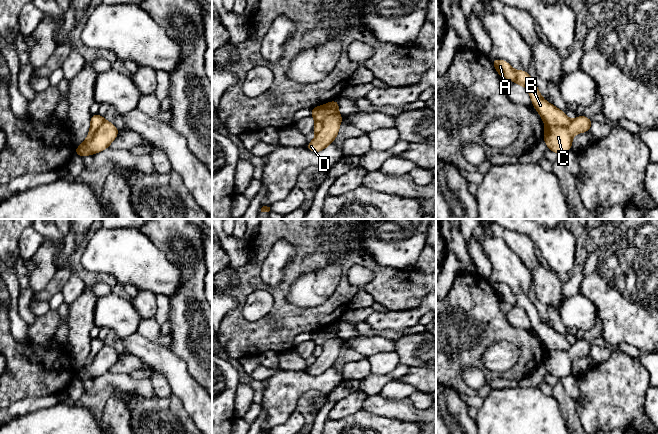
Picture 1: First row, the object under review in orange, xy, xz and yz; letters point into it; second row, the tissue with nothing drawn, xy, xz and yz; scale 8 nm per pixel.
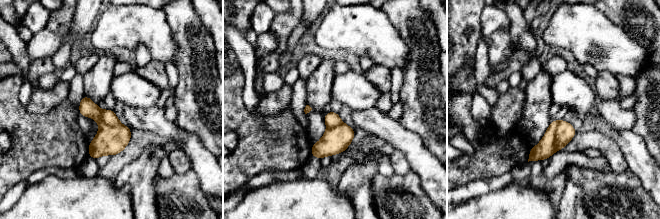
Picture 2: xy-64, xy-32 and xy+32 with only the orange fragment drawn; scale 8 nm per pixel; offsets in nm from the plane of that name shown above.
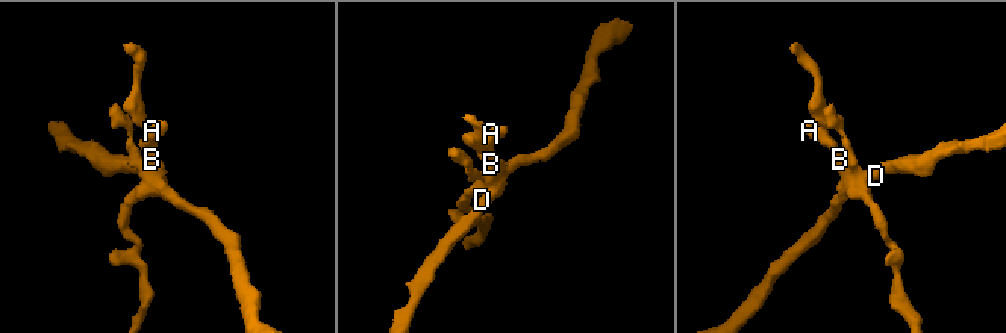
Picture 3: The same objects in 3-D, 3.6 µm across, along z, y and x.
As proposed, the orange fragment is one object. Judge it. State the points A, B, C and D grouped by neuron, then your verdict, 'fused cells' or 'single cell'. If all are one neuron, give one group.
A B / C D; fused cells

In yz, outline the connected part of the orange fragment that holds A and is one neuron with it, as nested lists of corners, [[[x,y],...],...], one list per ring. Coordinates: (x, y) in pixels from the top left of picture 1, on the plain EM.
[[[502,283],[491,284],[500,302],[508,302],[514,308],[524,310],[532,324],[532,330],[539,337],[545,351],[551,349],[568,350],[570,343],[566,337],[553,328],[547,326],[541,319],[536,307],[527,295],[514,294],[511,289]]]

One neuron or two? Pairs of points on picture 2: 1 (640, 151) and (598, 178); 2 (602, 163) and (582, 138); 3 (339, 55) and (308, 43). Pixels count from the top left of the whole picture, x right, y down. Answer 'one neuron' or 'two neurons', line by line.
1: two neurons
2: two neurons
3: one neuron

